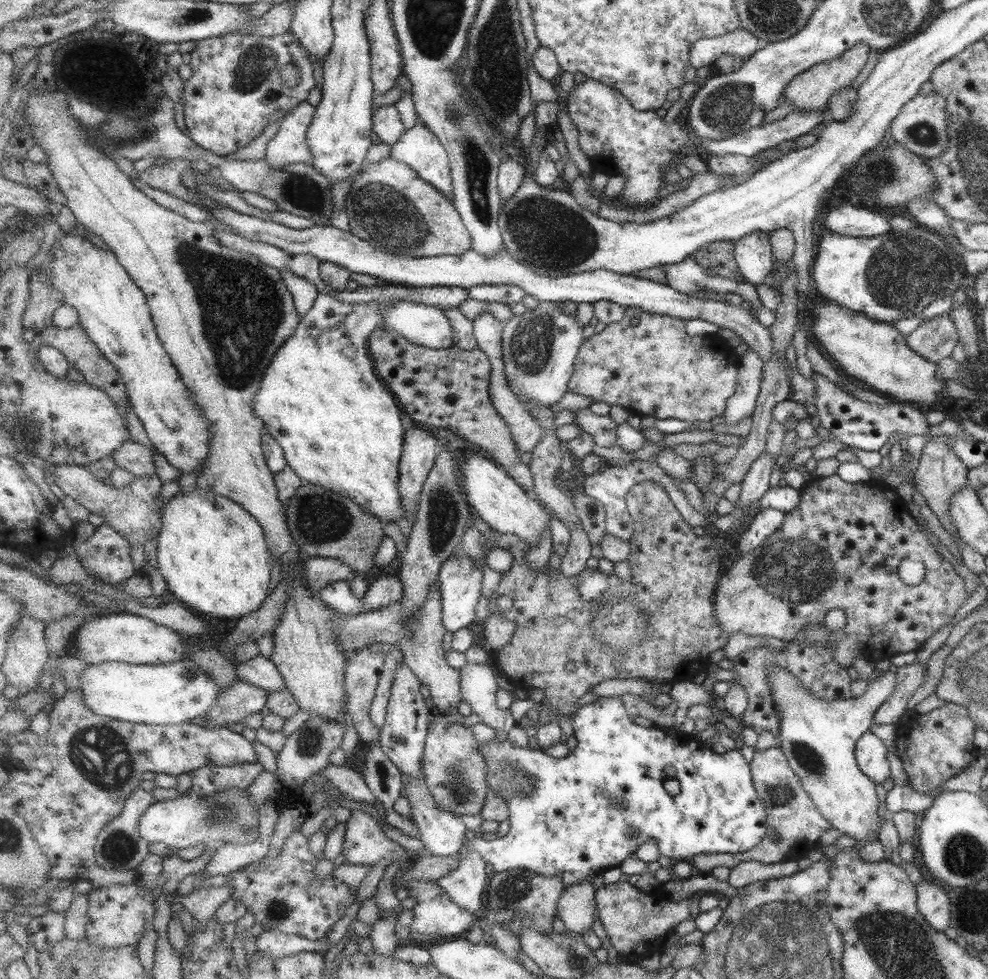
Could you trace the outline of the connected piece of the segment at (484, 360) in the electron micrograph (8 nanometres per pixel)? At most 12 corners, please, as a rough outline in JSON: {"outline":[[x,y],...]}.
{"outline":[[377,328],[377,371],[411,419],[457,431],[528,493],[534,474],[480,348]]}

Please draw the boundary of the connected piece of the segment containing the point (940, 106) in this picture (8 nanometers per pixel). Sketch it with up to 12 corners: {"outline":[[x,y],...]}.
{"outline":[[917,93],[887,137],[920,157],[948,143],[944,97]]}

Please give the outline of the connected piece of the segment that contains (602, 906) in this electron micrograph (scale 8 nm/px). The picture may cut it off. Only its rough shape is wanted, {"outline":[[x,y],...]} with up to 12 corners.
{"outline":[[627,881],[596,891],[598,916],[625,961],[663,954],[673,927],[701,913]]}

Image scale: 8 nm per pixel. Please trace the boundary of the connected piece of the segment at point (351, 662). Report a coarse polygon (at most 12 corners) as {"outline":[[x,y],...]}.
{"outline":[[373,643],[347,658],[346,710],[363,741],[379,741],[376,697],[390,646]]}

